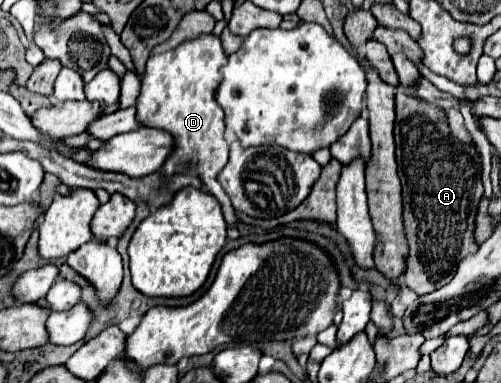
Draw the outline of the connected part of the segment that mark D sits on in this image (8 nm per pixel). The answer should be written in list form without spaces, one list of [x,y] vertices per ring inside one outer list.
[[[203,33],[195,39],[185,39],[171,51],[155,53],[147,61],[147,69],[143,75],[141,93],[137,97],[137,117],[147,127],[161,127],[171,131],[177,145],[171,157],[165,161],[165,173],[171,177],[173,173],[183,173],[177,167],[187,161],[189,167],[197,169],[197,175],[203,179],[207,189],[217,197],[223,207],[227,225],[235,225],[235,209],[223,193],[217,175],[225,167],[229,157],[229,145],[223,139],[225,131],[225,113],[219,107],[215,93],[221,85],[219,67],[229,61],[221,45],[221,37],[213,33]]]

